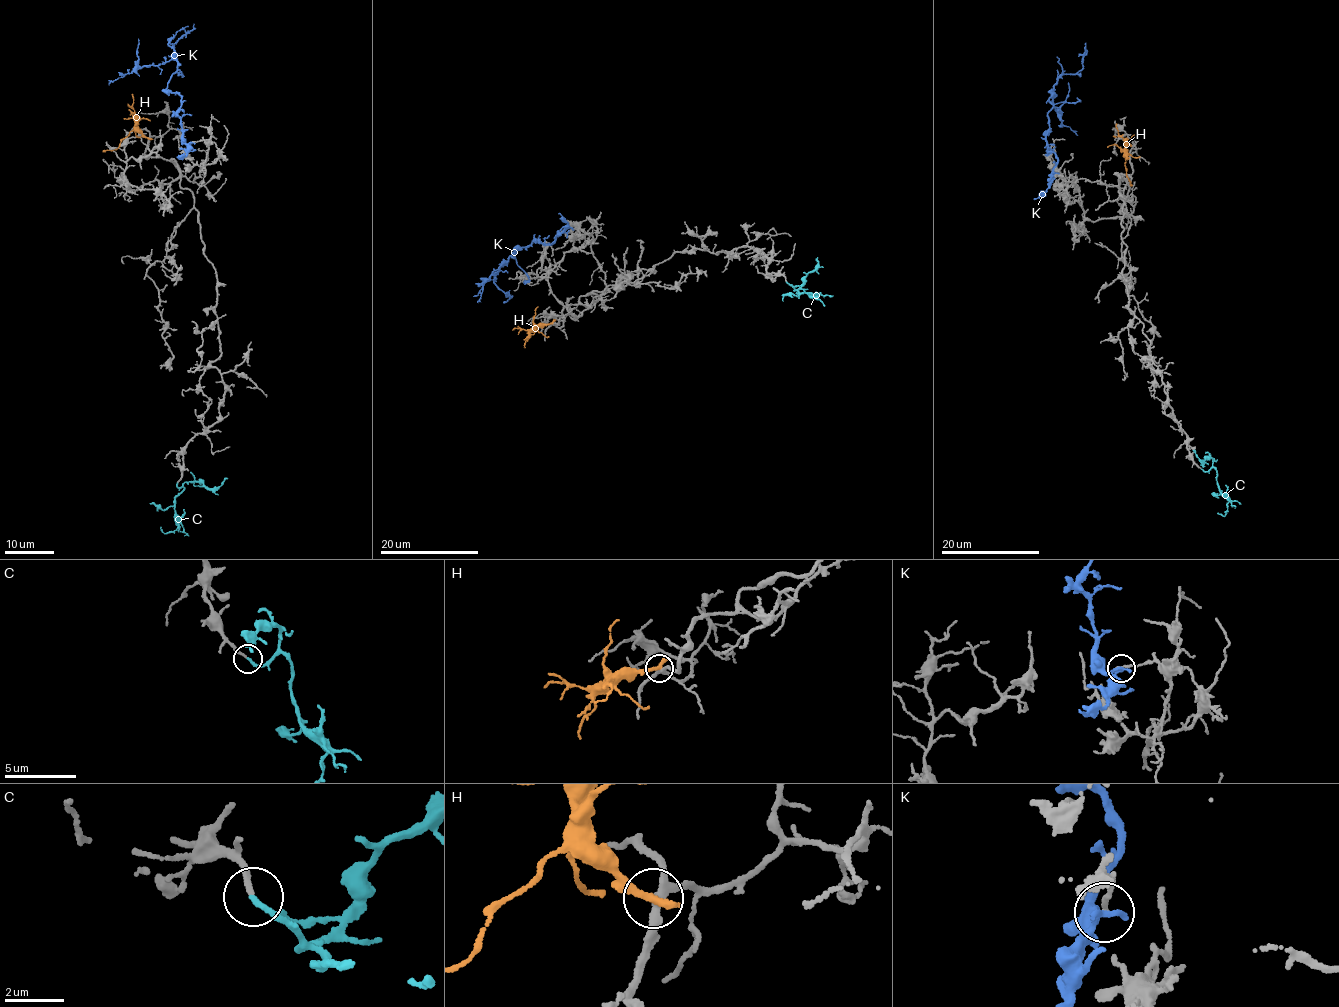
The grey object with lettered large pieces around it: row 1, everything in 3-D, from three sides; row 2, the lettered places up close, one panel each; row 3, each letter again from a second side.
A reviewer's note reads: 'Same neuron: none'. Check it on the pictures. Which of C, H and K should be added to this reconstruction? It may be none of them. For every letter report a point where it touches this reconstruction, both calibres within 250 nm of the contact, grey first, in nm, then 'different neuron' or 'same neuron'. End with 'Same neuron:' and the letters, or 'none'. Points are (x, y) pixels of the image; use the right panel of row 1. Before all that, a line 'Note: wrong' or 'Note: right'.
Note: wrong
C: (1201, 469) | 180/190 nm | same neuron
H: (1129, 158) | 200/340 nm | different neuron
K: (1055, 172) | 180/280 nm | different neuron
Same neuron: C

